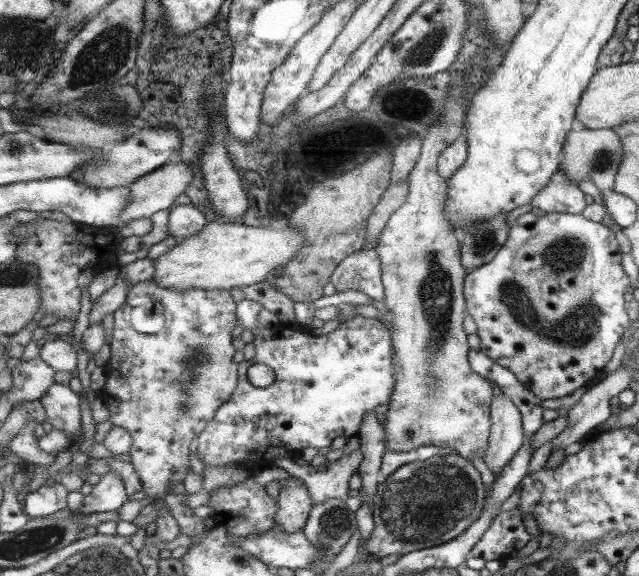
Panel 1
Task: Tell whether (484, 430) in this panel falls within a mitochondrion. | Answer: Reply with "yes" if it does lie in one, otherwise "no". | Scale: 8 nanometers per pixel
no

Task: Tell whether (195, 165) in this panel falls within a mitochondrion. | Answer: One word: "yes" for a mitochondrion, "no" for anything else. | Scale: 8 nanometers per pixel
no

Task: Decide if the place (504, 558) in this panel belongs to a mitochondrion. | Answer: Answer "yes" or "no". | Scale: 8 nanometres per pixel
no

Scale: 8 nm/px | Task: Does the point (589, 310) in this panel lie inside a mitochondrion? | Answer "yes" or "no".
yes

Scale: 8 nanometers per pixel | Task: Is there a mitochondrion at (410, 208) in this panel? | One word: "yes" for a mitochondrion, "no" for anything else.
no

